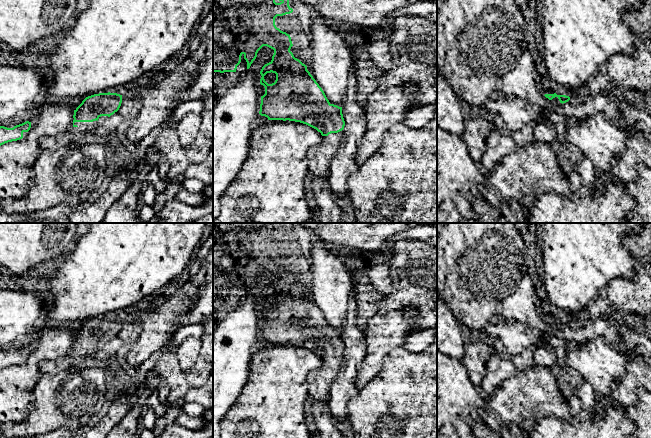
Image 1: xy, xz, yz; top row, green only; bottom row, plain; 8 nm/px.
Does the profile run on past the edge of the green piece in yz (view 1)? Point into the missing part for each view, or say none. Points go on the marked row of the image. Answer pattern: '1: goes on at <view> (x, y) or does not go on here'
1: does not go on here

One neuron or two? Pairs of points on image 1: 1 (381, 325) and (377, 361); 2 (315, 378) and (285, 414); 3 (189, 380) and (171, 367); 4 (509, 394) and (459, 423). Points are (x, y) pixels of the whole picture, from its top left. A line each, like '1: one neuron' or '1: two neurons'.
1: one neuron
2: two neurons
3: one neuron
4: two neurons

